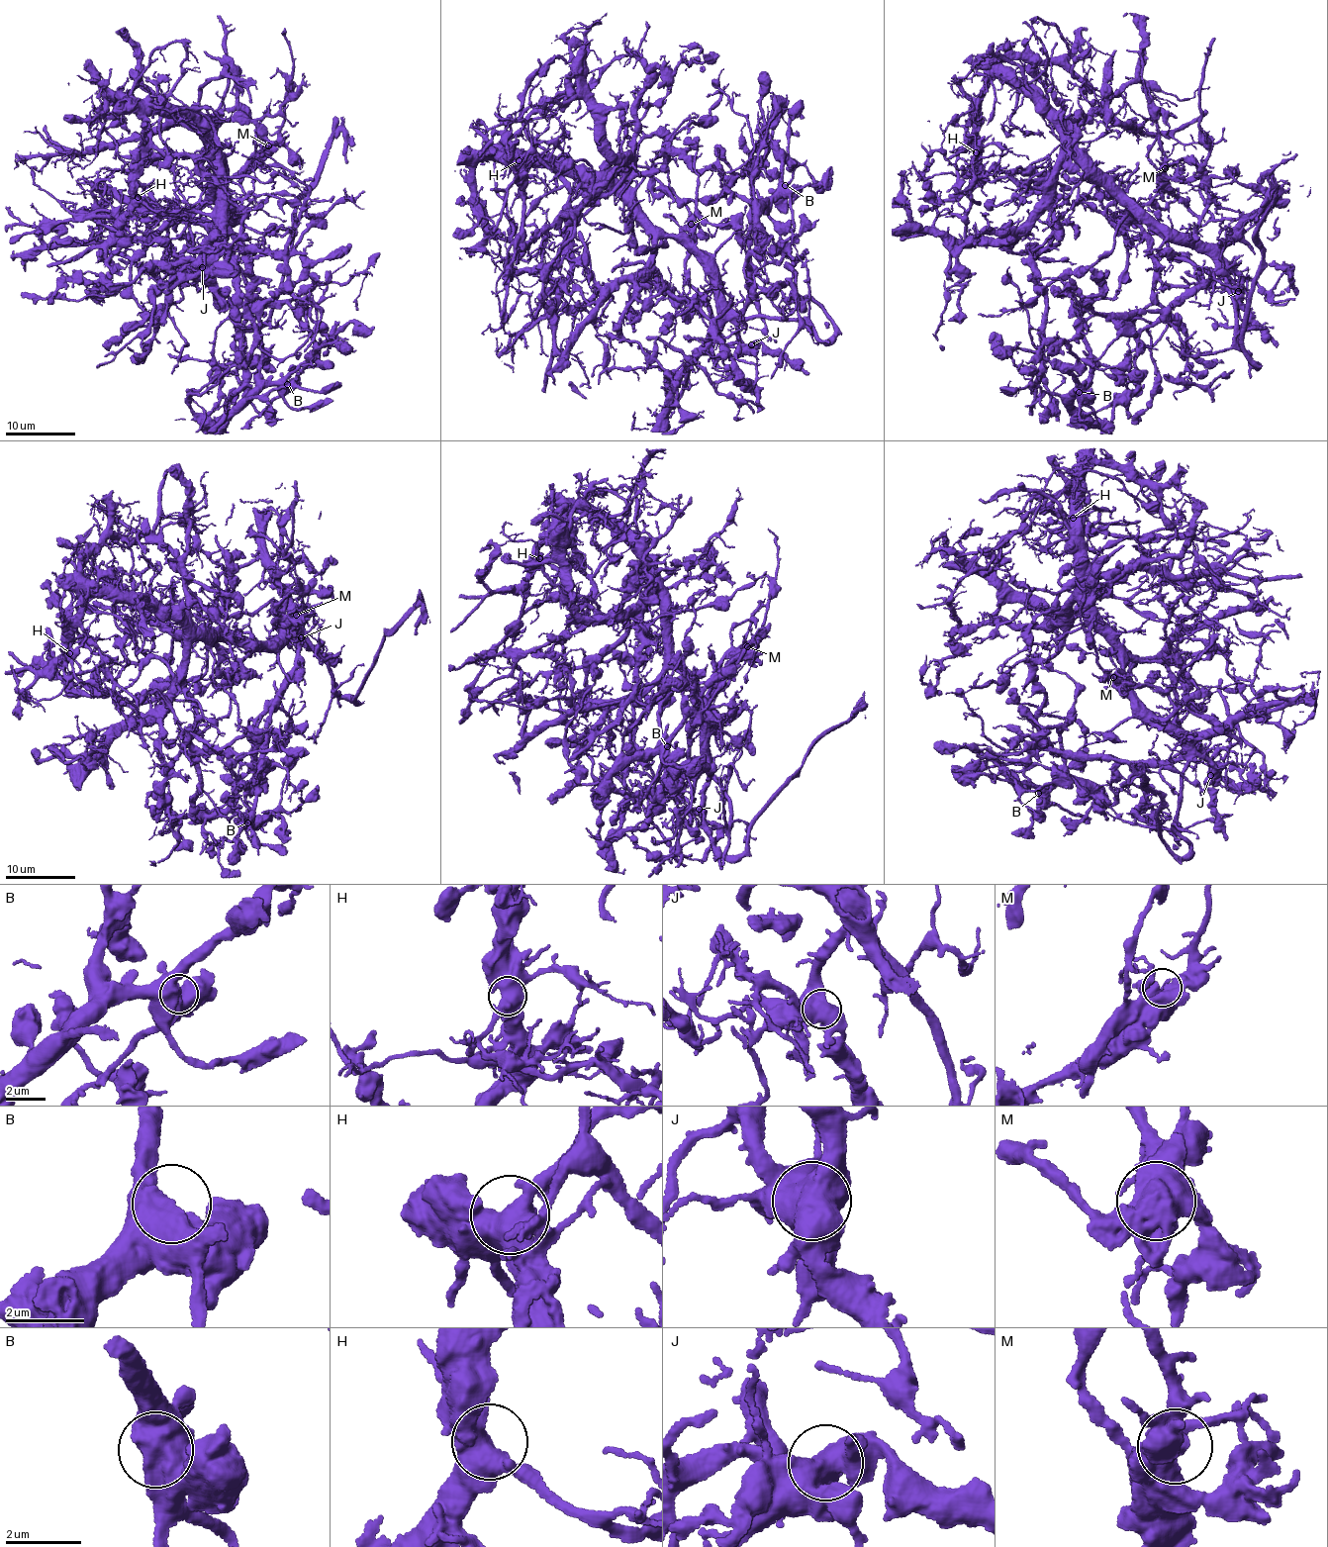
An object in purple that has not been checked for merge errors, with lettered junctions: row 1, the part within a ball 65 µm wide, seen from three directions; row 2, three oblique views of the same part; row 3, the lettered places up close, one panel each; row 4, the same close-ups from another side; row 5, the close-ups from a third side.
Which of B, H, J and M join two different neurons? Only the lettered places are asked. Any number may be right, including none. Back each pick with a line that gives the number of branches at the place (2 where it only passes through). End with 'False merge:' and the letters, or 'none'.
False merge: none

